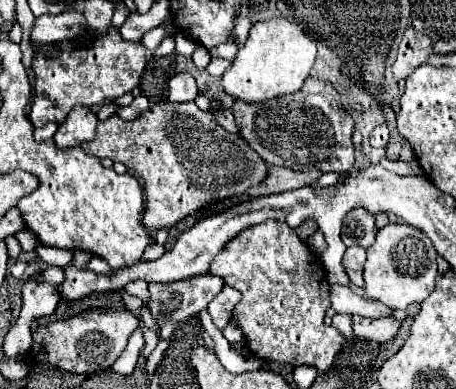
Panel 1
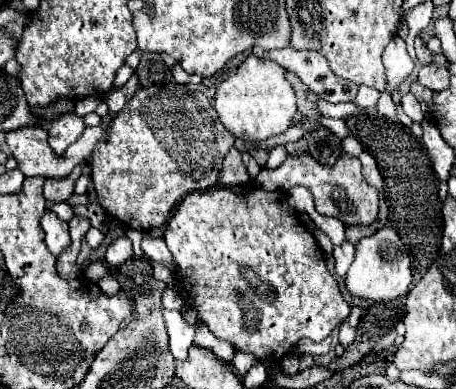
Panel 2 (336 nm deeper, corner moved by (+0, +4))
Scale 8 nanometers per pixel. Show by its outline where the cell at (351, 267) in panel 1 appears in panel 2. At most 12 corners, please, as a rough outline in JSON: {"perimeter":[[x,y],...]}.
{"perimeter":[[355,245],[333,249],[335,271],[345,277],[355,257]]}

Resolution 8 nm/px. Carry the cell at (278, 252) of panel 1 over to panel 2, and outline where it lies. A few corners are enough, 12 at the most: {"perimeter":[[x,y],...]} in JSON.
{"perimeter":[[281,191],[189,193],[163,239],[189,305],[279,361],[349,315]]}

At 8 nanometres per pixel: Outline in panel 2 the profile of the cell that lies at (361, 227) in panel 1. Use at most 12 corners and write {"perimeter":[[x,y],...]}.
{"perimeter":[[309,155],[259,171],[259,187],[303,185],[321,215],[371,225],[379,191],[357,157]]}

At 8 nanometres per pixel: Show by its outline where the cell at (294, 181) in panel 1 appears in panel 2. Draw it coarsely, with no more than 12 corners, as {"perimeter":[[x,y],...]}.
{"perimeter":[[233,147],[223,161],[219,183],[245,185],[249,177]]}

